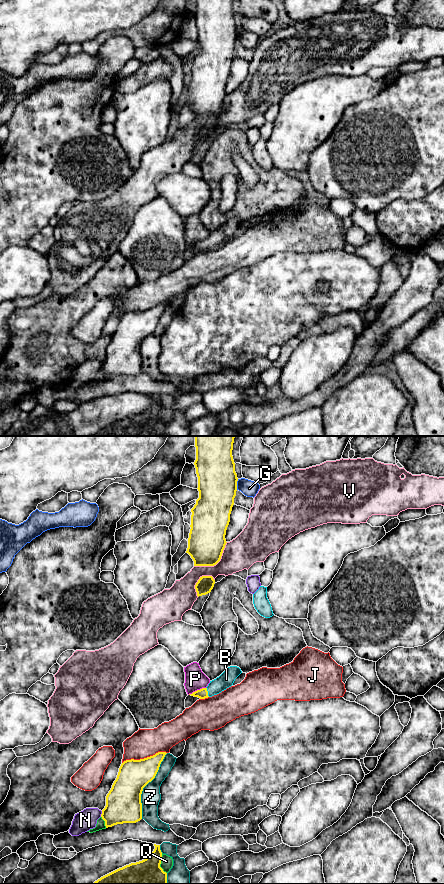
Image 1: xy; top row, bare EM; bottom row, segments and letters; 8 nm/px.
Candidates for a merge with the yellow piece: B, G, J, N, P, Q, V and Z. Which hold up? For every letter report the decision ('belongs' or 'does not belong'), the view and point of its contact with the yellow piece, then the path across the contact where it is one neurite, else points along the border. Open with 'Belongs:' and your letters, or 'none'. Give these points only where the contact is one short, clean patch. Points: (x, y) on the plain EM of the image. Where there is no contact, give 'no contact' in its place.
Belongs: B
B: belongs | xy (207, 244) | across xy (202, 245), (207, 244), (226, 231)
G: does not belong | xy (236, 36)
J: does not belong | xy (144, 310)
N: does not belong | xy (101, 366)
P: does not belong | xy (197, 242)
Q: does not belong | xy (160, 415)
V: does not belong | xy (215, 116)
Z: does not belong | xy (145, 337)

